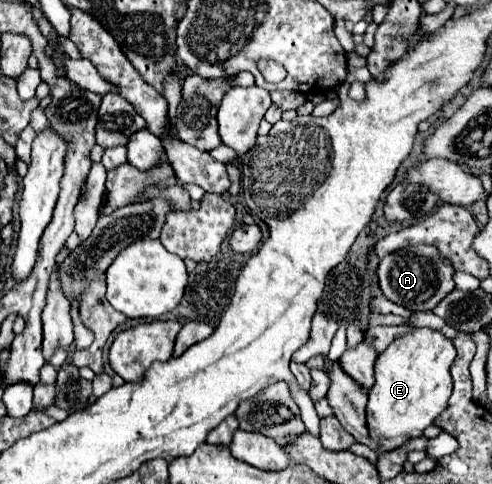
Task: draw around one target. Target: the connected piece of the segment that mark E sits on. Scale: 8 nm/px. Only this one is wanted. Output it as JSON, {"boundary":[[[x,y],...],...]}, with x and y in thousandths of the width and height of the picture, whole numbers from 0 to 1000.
{"boundary":[[[833,680],[829,688],[805,696],[772,733],[744,705],[728,709],[720,721],[707,717],[695,729],[691,754],[699,767],[740,804],[752,804],[744,841],[748,886],[776,928],[805,928],[813,915],[854,903],[858,890],[902,849],[919,816],[915,758],[923,738],[927,721],[919,700],[882,680]]]}

